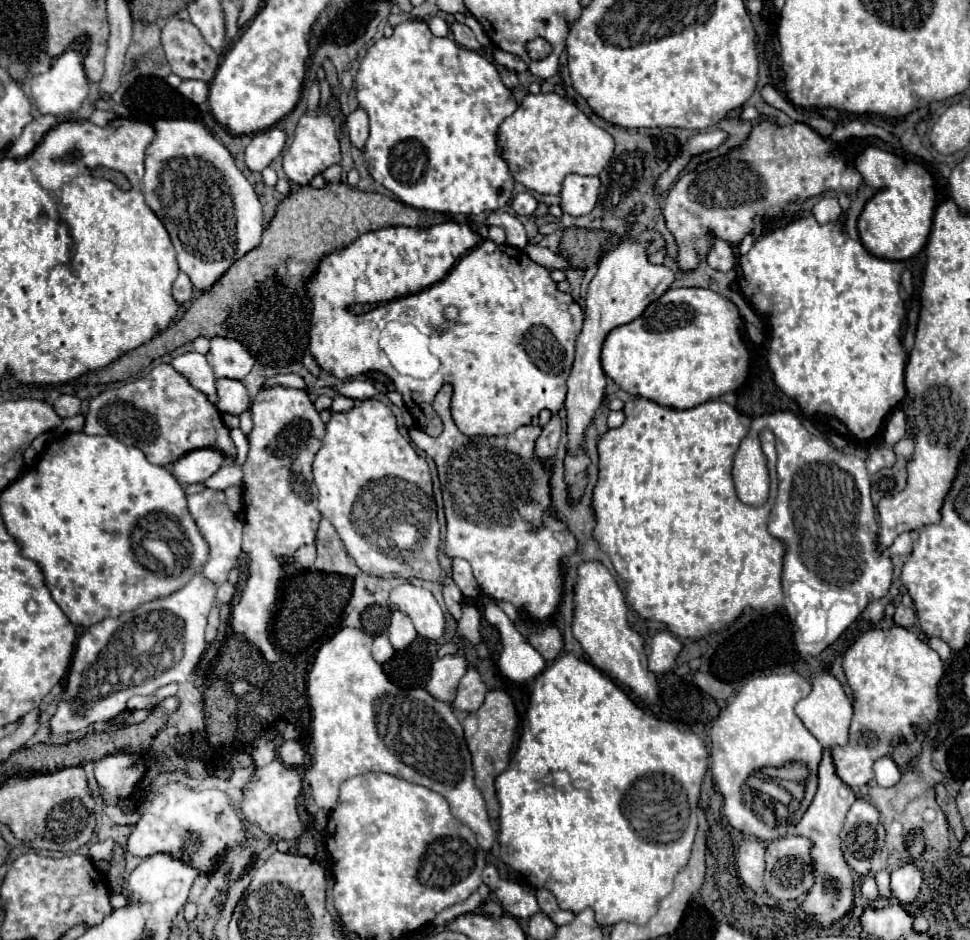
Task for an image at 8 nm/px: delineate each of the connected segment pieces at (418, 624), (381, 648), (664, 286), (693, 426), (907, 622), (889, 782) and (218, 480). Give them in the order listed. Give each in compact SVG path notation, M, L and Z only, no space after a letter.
M402 583L390 591L388 605L408 615L418 635L426 639L440 639L444 635L444 613L428 589Z
M386 635L374 637L372 657L374 657L378 663L384 663L384 661L388 661L392 655L394 655L394 649L392 649L392 645L388 645L388 637L386 637Z
M624 237L614 249L602 253L598 271L592 277L586 291L586 307L584 307L584 327L576 341L576 359L572 373L568 377L568 395L566 395L566 421L568 421L568 455L566 455L566 483L570 485L572 497L580 495L586 485L586 467L590 459L584 455L582 437L584 429L594 419L596 409L602 405L606 375L600 365L600 349L606 335L618 327L634 321L642 315L642 311L662 297L676 279L676 273L666 265L650 263L646 255L648 243L636 241L634 237Z
M636 397L624 405L626 421L618 429L608 429L604 435L598 437L598 481L592 491L592 509L596 517L596 529L594 529L594 539L602 547L604 553L612 559L612 565L618 573L618 577L628 585L626 587L626 601L631 609L646 621L658 621L668 625L668 631L672 631L680 639L702 639L714 631L718 631L724 625L734 623L740 613L746 607L752 609L764 609L764 611L774 611L782 603L782 561L786 555L786 545L784 541L772 537L766 529L768 521L768 501L760 507L752 507L742 503L736 497L734 481L732 481L732 461L738 451L740 441L746 437L750 429L750 419L740 415L732 405L724 401L706 401L698 407L692 409L670 409L662 407L650 399Z
M898 605L896 607L896 613L894 613L894 621L902 627L912 627L914 625L914 609L910 607L904 607L904 605Z
M880 757L874 761L874 779L882 787L892 787L900 781L900 771L898 765L892 761L892 757Z
M226 465L220 467L204 485L210 489L226 489L230 485L240 485L242 483L242 469L238 465Z

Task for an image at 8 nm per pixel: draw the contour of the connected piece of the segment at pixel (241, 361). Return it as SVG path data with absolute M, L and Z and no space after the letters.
M226 337L210 339L210 351L206 357L216 377L228 377L238 381L244 379L254 365L252 355L238 341Z

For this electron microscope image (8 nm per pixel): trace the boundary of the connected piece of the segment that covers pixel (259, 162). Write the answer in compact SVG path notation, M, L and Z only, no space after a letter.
M270 127L262 133L256 133L252 141L246 147L244 163L250 171L262 171L266 165L270 165L272 159L276 159L286 143L286 135L278 127Z

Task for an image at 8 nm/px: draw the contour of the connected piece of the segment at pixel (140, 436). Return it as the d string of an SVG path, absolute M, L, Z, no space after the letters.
M166 363L156 365L138 381L118 389L106 389L90 399L90 411L82 431L86 435L104 435L108 431L120 443L138 447L150 463L160 467L168 467L196 449L214 449L228 459L236 459L236 447L216 407Z

